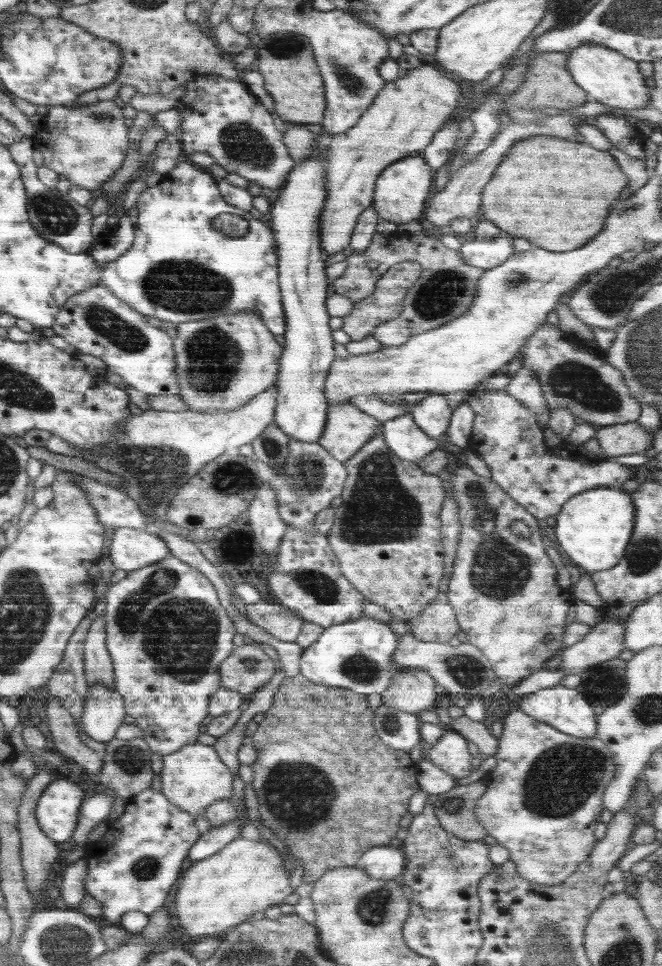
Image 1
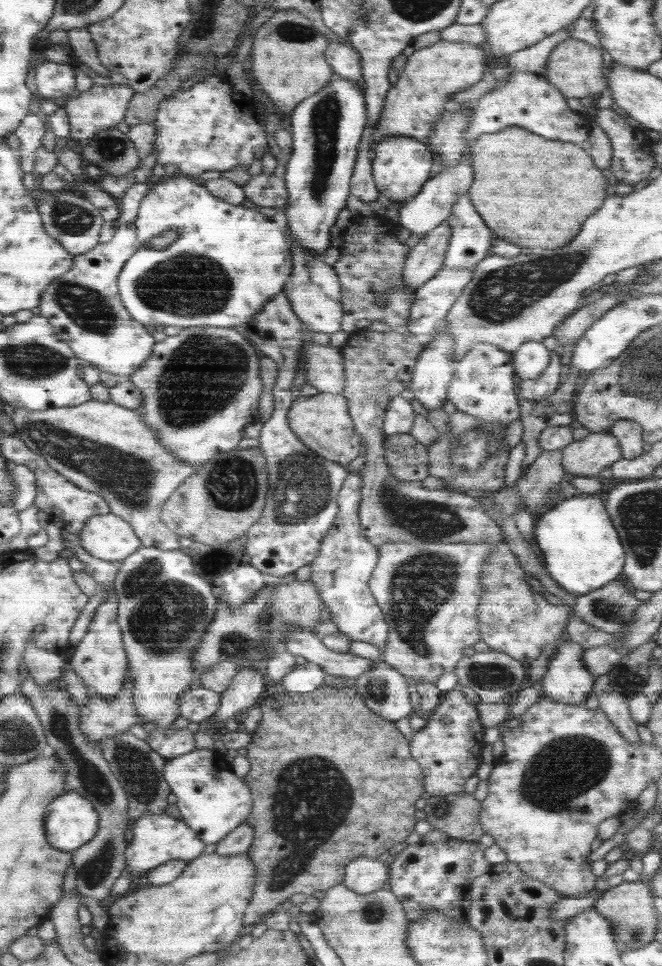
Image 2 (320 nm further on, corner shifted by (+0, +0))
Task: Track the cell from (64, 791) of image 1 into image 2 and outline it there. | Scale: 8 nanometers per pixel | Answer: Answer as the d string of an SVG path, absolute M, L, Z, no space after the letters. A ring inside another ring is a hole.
M68 790L46 808L47 841L57 850L71 853L82 848L99 830L98 811L83 795Z

